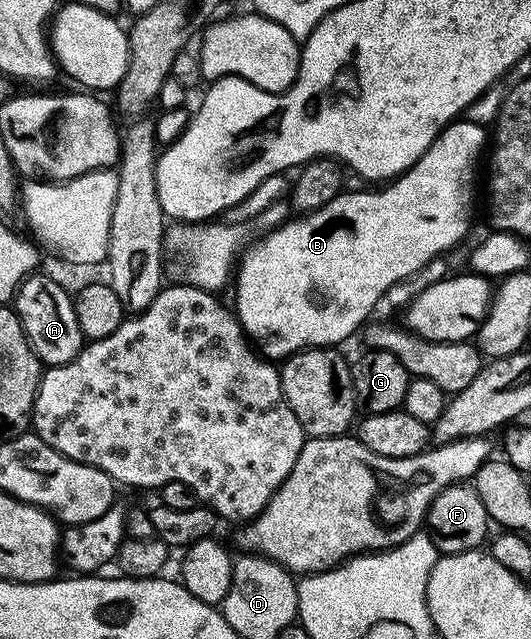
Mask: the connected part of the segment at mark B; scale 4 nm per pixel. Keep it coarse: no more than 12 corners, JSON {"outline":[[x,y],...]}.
{"outline":[[485,127],[243,251],[269,360],[335,347],[463,243]]}

